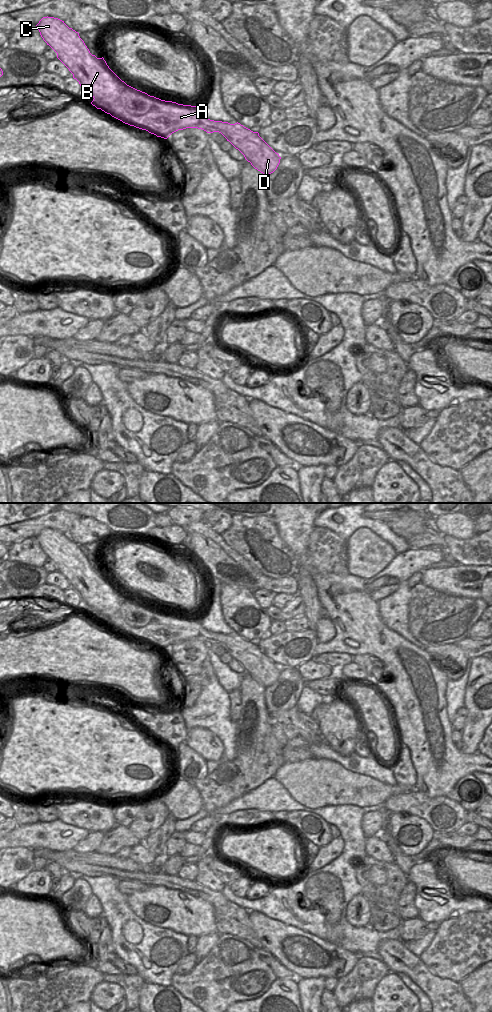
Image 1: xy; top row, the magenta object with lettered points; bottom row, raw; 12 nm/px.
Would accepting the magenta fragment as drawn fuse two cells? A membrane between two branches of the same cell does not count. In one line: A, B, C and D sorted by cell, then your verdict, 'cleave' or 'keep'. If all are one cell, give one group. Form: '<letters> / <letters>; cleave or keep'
A D / B C; cleave

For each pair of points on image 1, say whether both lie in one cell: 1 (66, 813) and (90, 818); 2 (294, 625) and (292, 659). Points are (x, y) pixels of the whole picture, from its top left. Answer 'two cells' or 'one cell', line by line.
1: one cell
2: two cells

